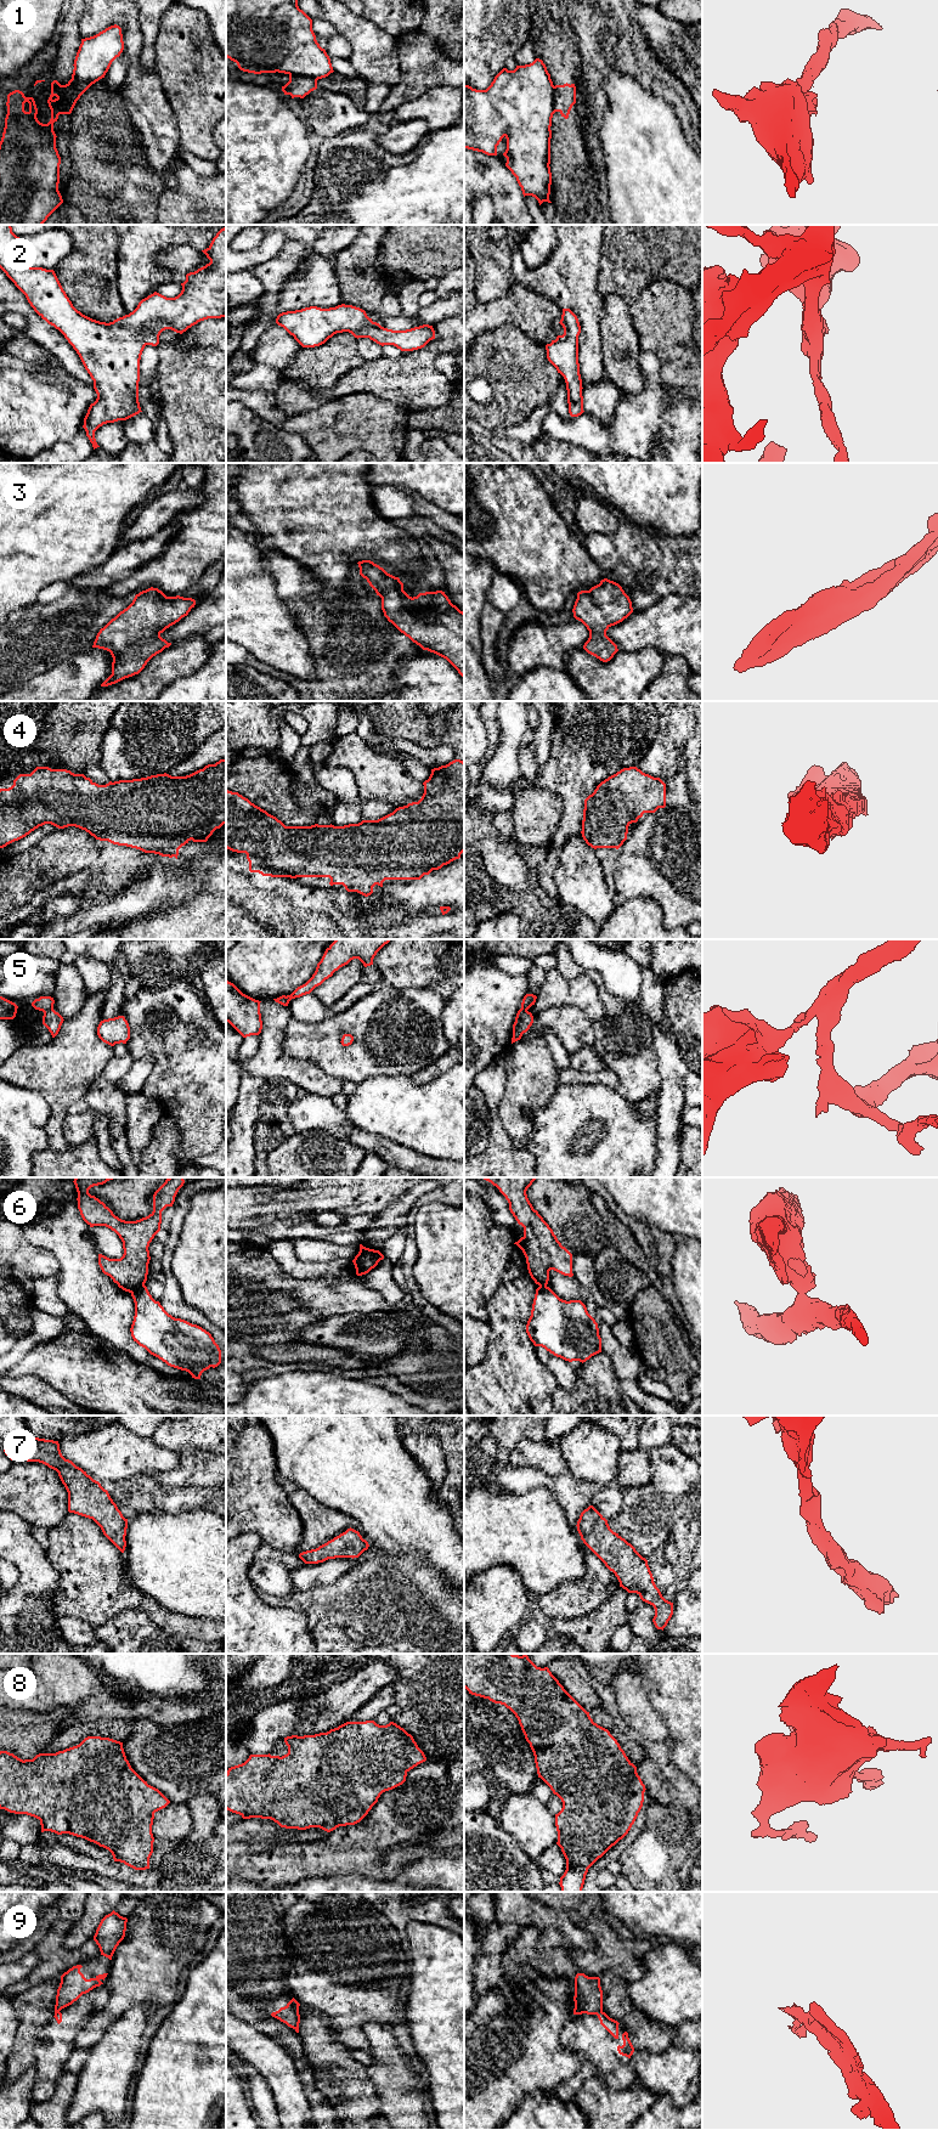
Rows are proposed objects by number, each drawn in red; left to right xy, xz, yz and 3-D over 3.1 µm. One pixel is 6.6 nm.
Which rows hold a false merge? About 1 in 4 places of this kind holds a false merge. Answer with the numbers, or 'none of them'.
1, 5, 6, 9

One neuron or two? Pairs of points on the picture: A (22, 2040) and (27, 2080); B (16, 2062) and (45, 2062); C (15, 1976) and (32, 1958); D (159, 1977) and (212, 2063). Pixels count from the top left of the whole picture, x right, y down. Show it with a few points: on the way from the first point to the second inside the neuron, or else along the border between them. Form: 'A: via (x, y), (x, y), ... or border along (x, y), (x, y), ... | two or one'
A: border along (33, 2066), (12, 2084) | two
B: border along (33, 2040), (34, 2066) | two
C: via (18, 1971), (27, 1962) | one
D: border along (179, 1998), (173, 2005) | two

